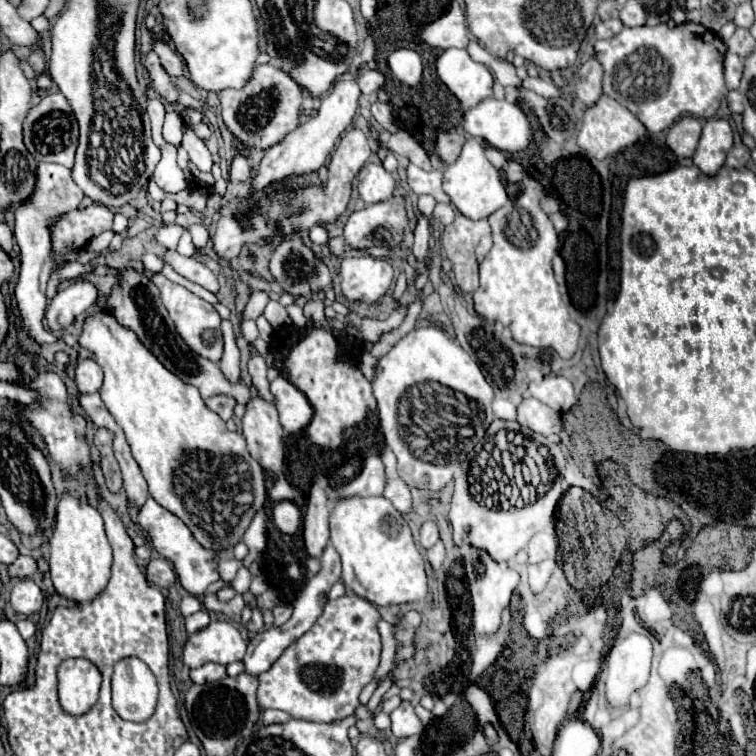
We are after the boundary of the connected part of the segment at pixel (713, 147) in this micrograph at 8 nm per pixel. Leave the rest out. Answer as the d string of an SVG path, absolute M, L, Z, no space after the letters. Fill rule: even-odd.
M709 119L703 125L703 133L693 155L693 163L707 175L715 175L733 145L733 131L725 119Z

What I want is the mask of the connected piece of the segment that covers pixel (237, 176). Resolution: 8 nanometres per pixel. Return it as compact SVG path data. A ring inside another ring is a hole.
M235 155L235 159L231 161L231 169L229 169L229 181L231 183L249 181L251 173L253 173L253 167L251 167L249 159L243 155Z

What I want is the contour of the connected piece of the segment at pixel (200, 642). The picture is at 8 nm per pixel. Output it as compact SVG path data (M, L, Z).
M213 621L209 627L189 635L185 643L185 665L199 667L209 661L219 665L229 665L241 661L247 641L241 637L239 629L227 621Z

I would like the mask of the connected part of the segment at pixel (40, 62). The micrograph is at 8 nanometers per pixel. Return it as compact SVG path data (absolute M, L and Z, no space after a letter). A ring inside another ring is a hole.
M35 49L35 51L33 51L33 55L31 55L27 61L29 61L29 65L33 67L33 71L35 71L37 75L41 75L41 73L43 73L43 69L45 69L45 57L43 57L41 49Z

